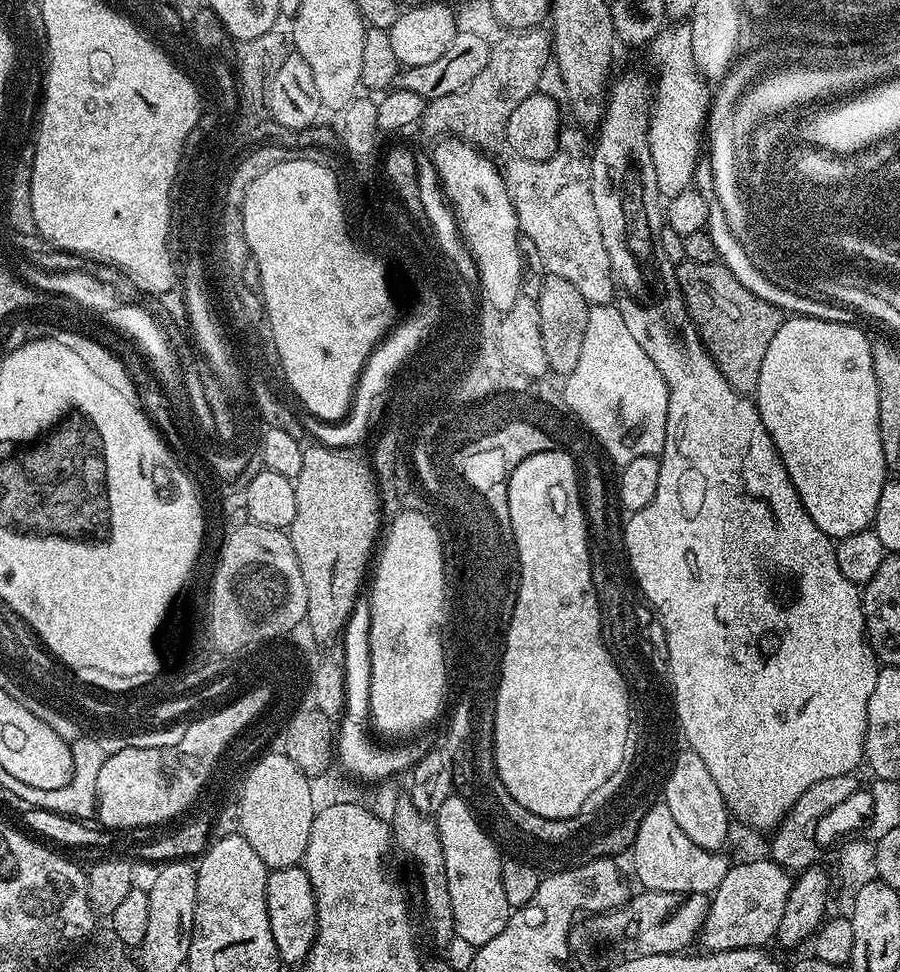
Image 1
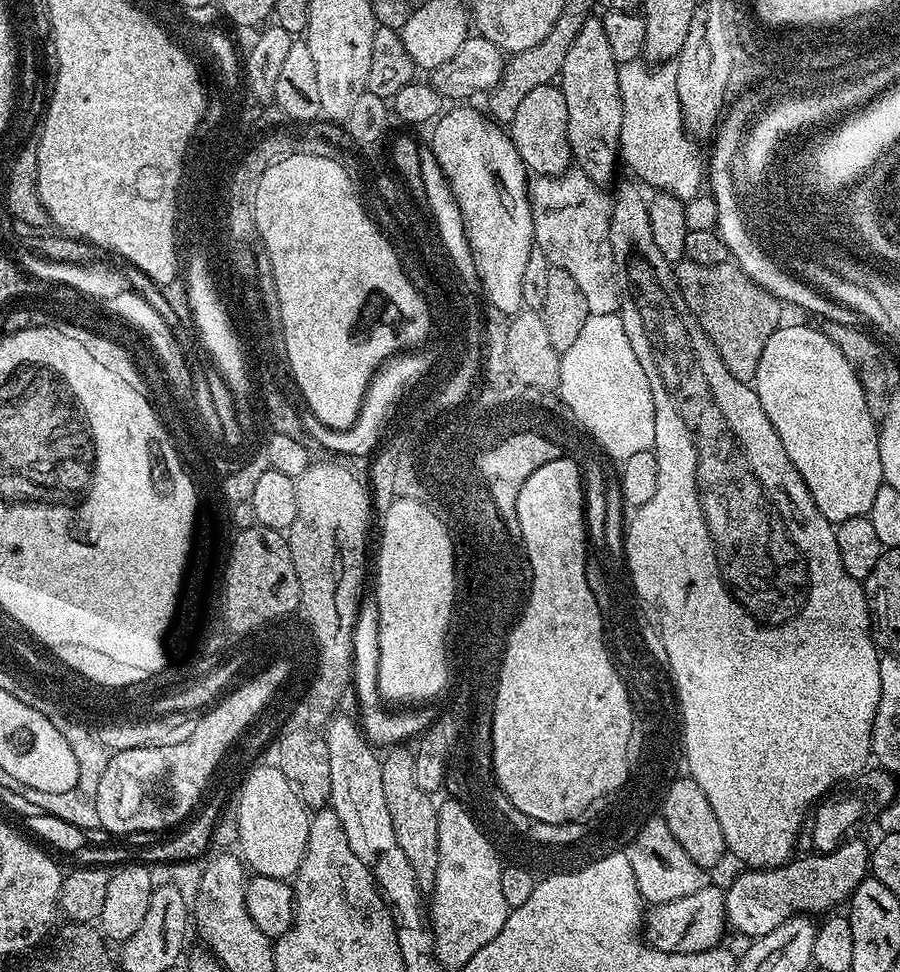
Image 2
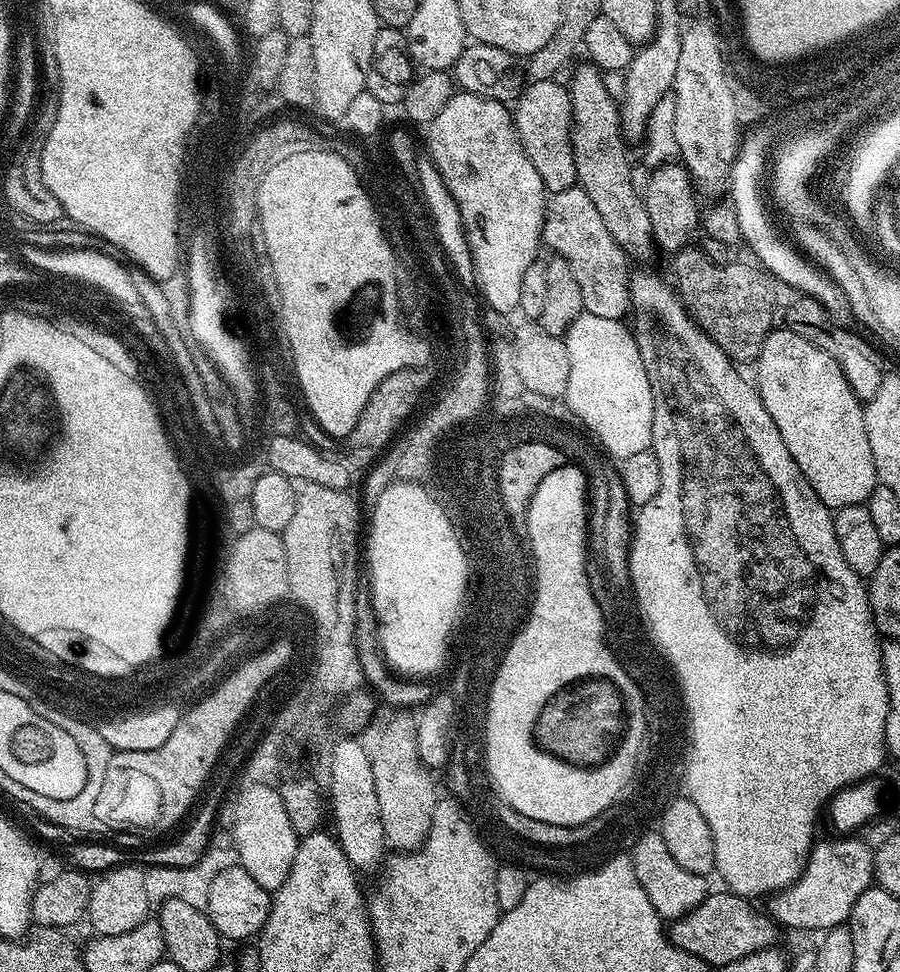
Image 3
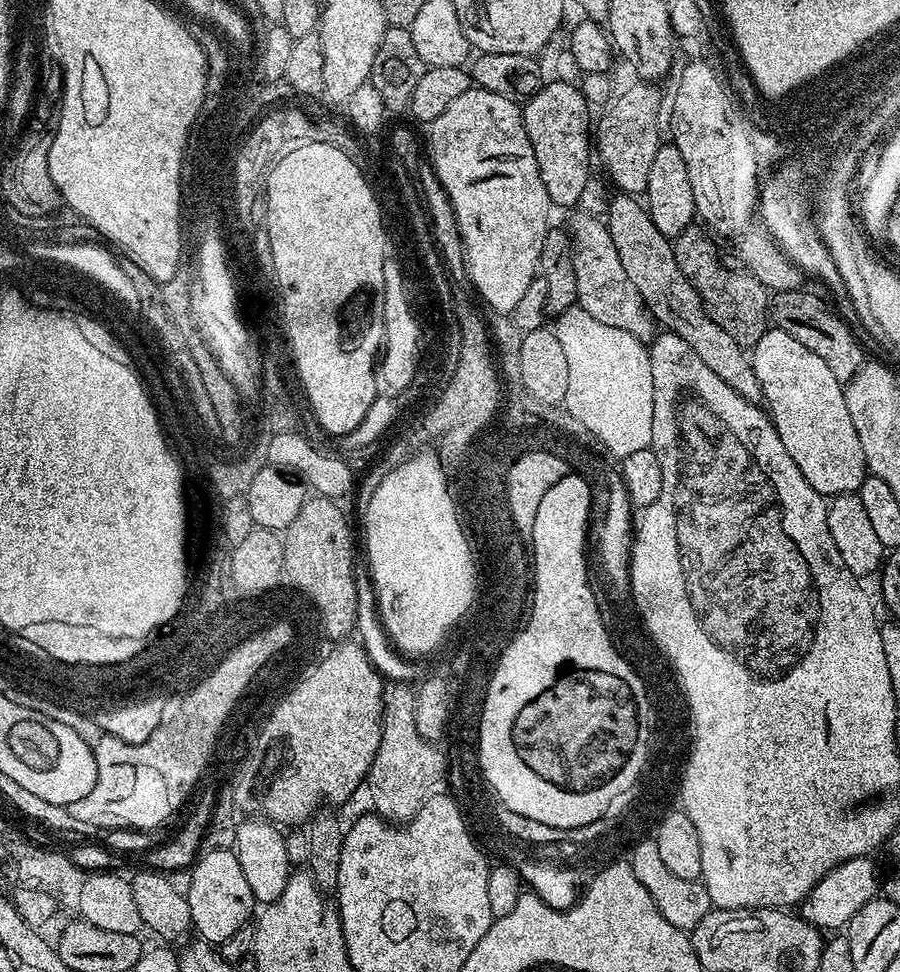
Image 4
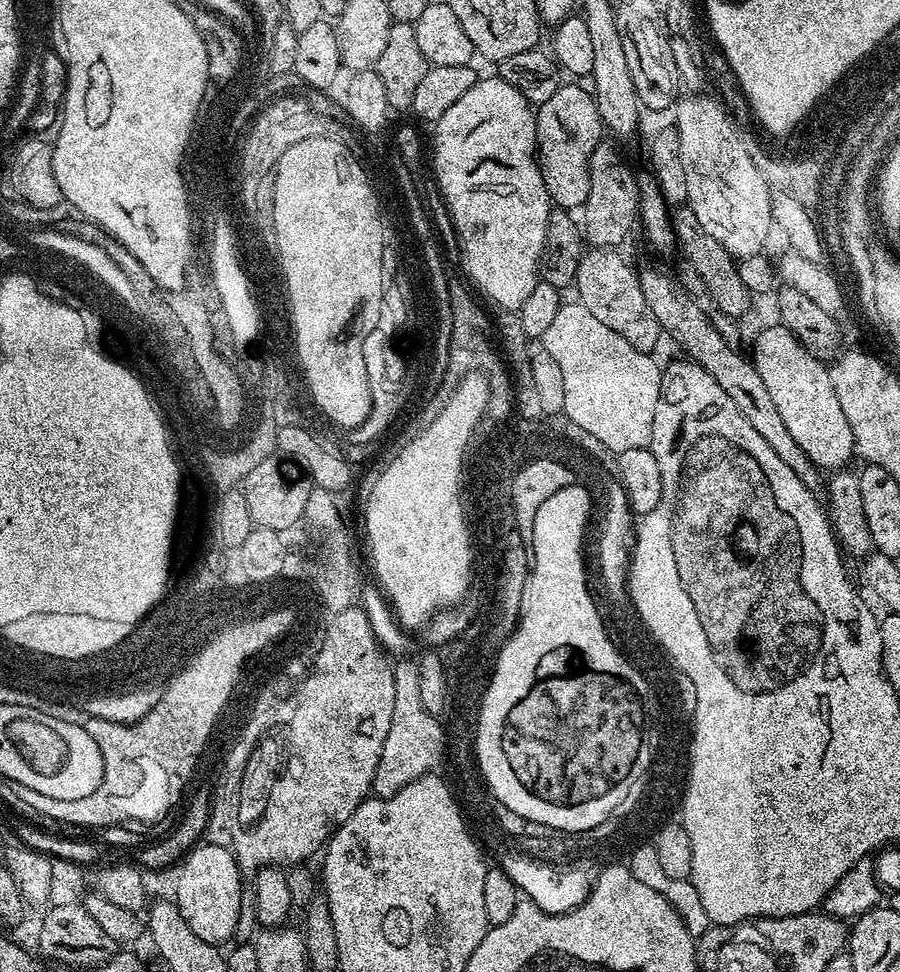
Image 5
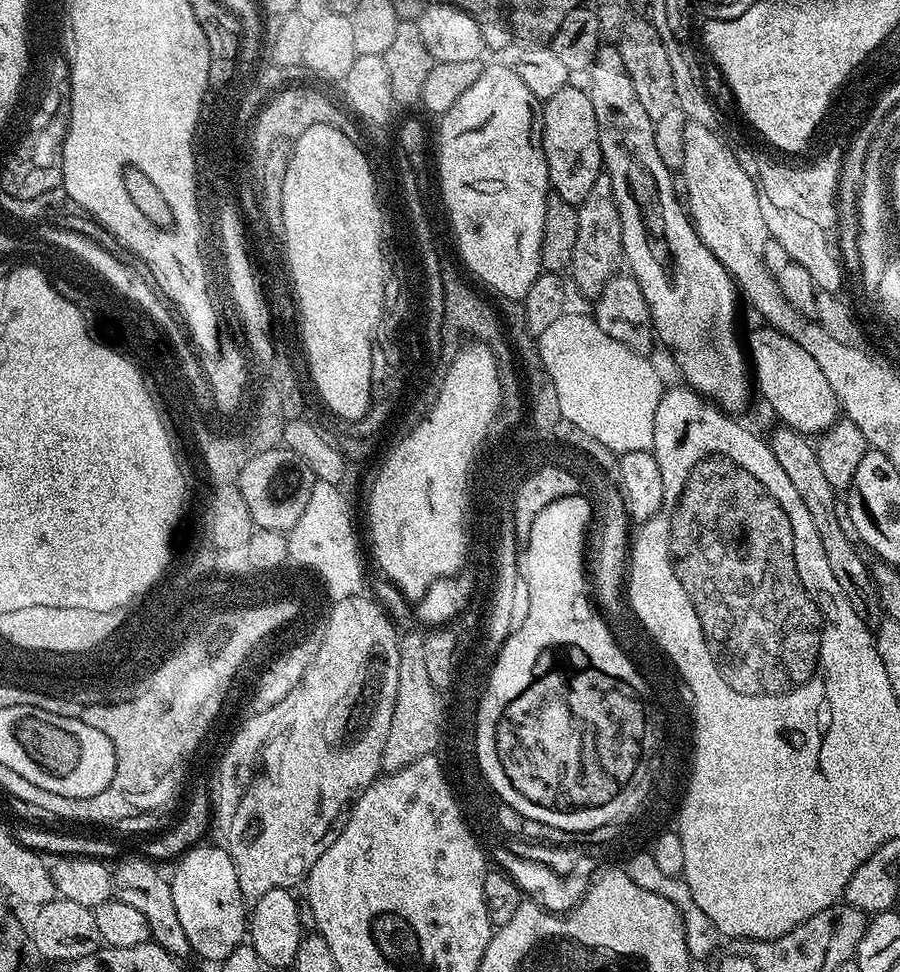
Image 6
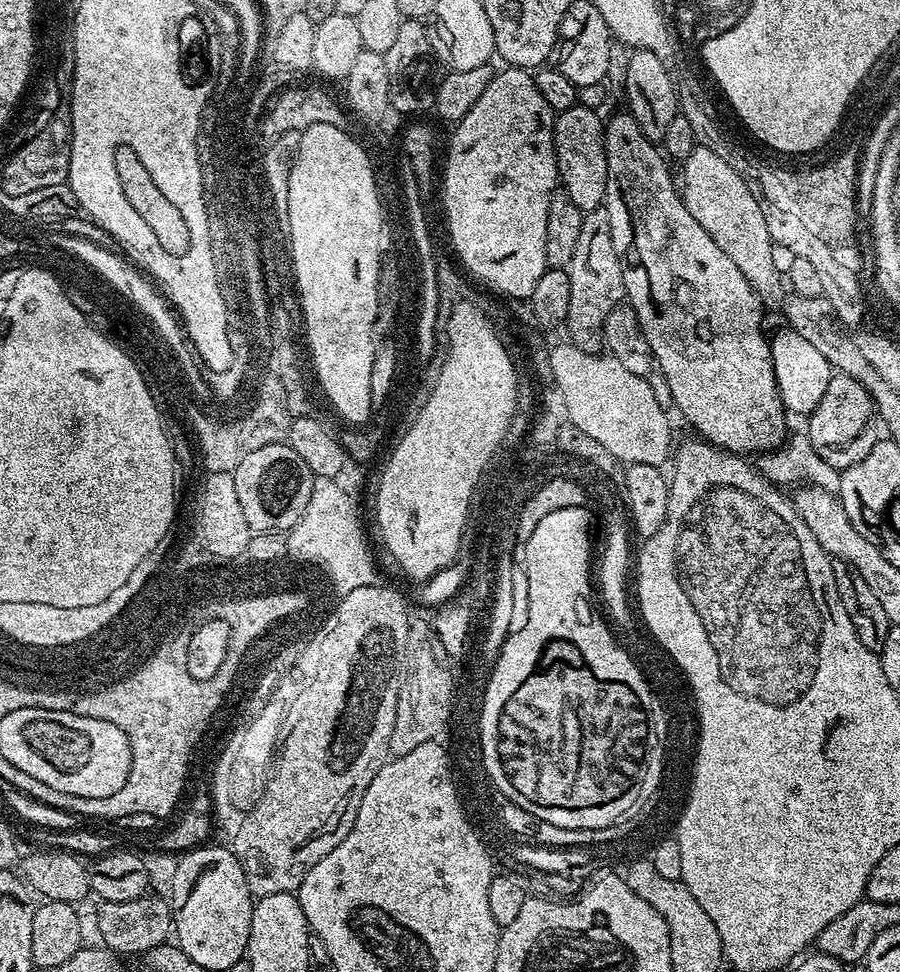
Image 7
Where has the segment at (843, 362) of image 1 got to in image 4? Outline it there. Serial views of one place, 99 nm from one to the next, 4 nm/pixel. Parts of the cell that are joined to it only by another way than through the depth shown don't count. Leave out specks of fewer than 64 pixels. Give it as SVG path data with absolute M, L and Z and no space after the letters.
M775 326L769 327L762 334L762 338L758 338L756 345L750 349L750 359L754 374L758 374L760 395L763 403L766 405L766 411L772 425L778 430L778 434L782 438L782 446L786 446L790 458L794 458L794 466L798 466L798 470L802 470L802 478L806 478L806 482L810 482L810 486L814 486L814 490L818 490L820 495L825 498L844 496L847 492L859 493L865 476L869 475L868 463L862 454L862 442L858 442L858 430L854 430L854 422L850 422L850 410L846 410L845 385L838 378L834 378L834 373L830 371L830 366L826 366L826 362L822 362L822 358L818 358L818 354L806 350L806 346L802 346L802 342L798 342L798 338L790 338L790 334L786 334L786 330Z

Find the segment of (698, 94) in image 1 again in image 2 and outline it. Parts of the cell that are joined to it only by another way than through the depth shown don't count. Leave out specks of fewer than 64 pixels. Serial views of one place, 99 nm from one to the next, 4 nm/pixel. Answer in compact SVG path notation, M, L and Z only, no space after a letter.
M643 59L619 65L622 98L620 160L623 167L625 164L641 185L649 184L652 190L669 192L685 202L698 198L706 188L706 160L703 155L700 157L697 141L684 125L675 67L668 62L653 66Z

